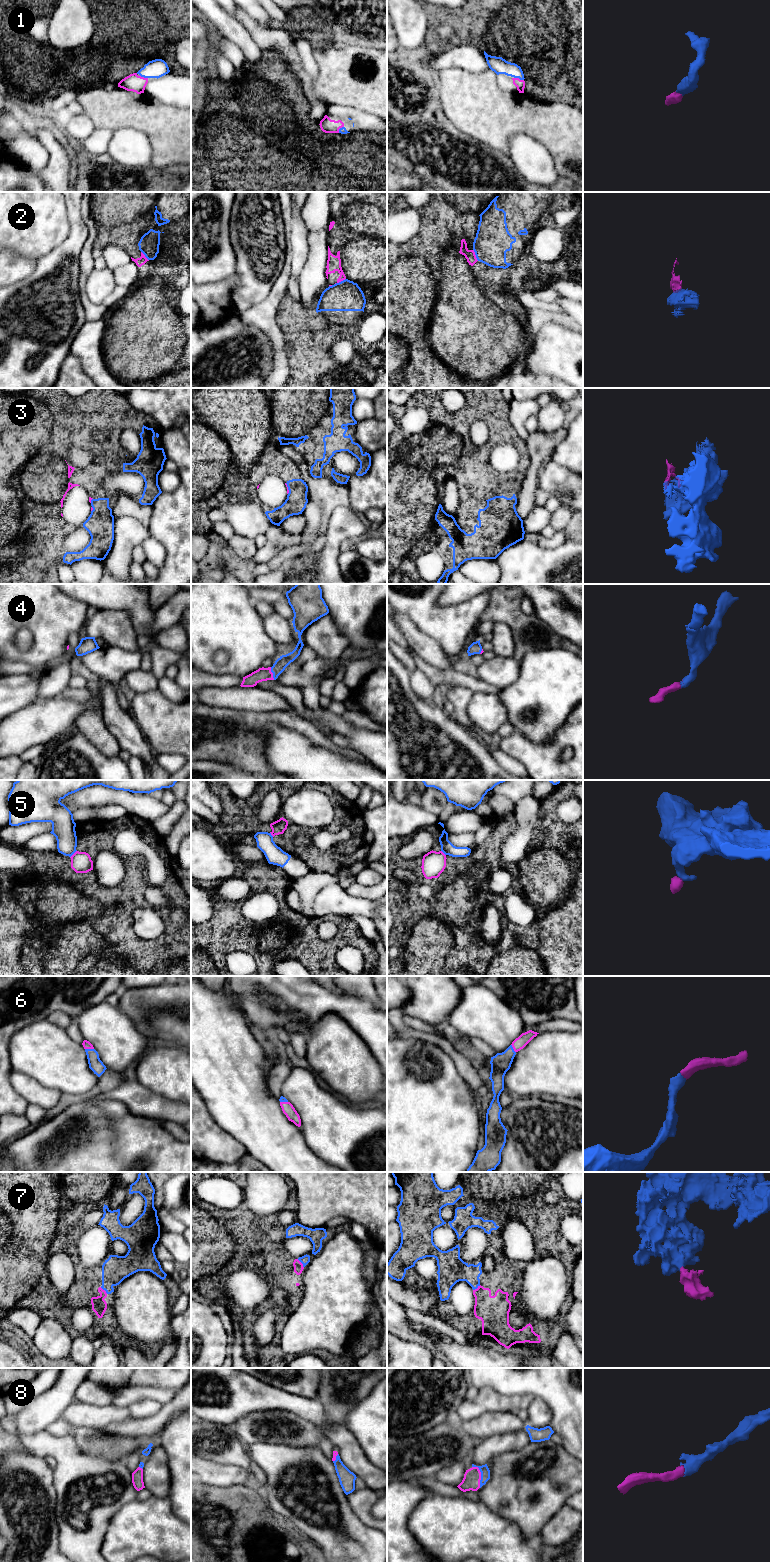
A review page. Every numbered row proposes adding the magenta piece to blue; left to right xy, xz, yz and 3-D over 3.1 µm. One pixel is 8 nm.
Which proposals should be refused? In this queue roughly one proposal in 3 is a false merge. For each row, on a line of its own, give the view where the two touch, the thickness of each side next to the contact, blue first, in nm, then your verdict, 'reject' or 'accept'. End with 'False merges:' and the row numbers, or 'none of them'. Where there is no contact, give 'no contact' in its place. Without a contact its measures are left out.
1: yz | 130/80 nm | accept
2: yz | 280/80 nm | accept
3: xz | 170/20 nm | accept
4: xz | 100/110 nm | accept
5: xy | 190/170 nm | reject
6: xy | 110/70 nm | accept
7: xz | 70/80 nm | accept
8: yz | 80/140 nm | accept
False merges: 5

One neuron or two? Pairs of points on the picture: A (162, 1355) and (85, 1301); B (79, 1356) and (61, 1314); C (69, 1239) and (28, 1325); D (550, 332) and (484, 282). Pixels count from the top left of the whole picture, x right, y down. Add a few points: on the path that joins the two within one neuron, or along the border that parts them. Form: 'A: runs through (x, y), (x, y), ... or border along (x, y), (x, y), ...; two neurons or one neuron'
A: border along (135, 1346), (150, 1357), (153, 1357), (161, 1348); two neurons
B: border along (80, 1333), (73, 1339); two neurons
C: border along (12, 1307), (28, 1306), (33, 1308), (42, 1318); two neurons
D: border along (535, 335), (533, 348), (528, 353), (522, 355); two neurons

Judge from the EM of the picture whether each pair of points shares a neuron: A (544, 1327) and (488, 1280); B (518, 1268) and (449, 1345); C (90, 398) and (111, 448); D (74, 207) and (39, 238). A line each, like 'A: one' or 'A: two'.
A: one
B: two
C: one
D: two

